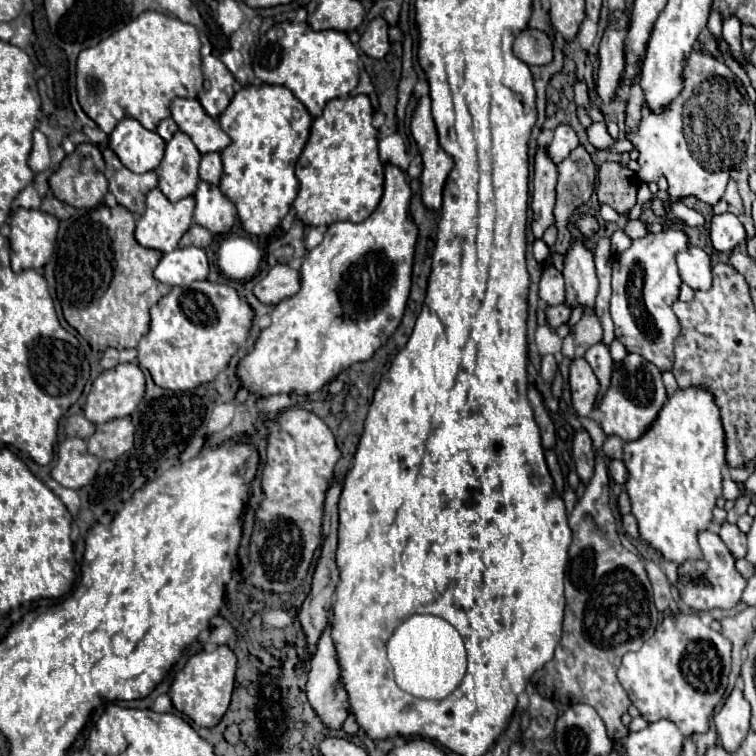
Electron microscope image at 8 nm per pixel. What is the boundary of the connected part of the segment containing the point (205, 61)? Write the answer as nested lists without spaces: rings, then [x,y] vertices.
[[[216,56],[202,58],[202,74],[204,88],[198,94],[198,100],[212,118],[218,118],[234,96],[234,76]]]

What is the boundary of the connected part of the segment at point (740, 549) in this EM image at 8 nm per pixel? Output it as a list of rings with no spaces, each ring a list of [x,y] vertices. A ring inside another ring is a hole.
[[[728,522],[722,524],[718,530],[718,536],[722,538],[722,542],[728,546],[728,550],[736,560],[746,556],[746,534],[740,532],[736,524],[728,524]]]

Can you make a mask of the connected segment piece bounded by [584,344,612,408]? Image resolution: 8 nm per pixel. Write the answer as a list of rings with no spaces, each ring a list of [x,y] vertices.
[[[594,344],[590,350],[586,350],[586,356],[588,364],[592,366],[598,382],[600,382],[600,392],[598,392],[598,400],[596,400],[596,408],[600,406],[602,402],[602,396],[604,392],[610,388],[610,378],[612,378],[612,358],[610,358],[610,352],[608,352],[608,346],[604,344]]]

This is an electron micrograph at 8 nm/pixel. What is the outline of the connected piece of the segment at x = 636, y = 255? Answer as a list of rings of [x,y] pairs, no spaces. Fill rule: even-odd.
[[[666,228],[658,234],[646,234],[644,238],[632,240],[630,248],[612,260],[612,300],[610,314],[616,326],[616,340],[620,340],[626,352],[640,354],[646,362],[658,366],[660,372],[666,372],[674,364],[674,340],[680,336],[680,324],[676,314],[672,312],[672,304],[678,300],[678,286],[674,278],[680,278],[676,268],[676,254],[688,250],[690,240],[684,230]]]

